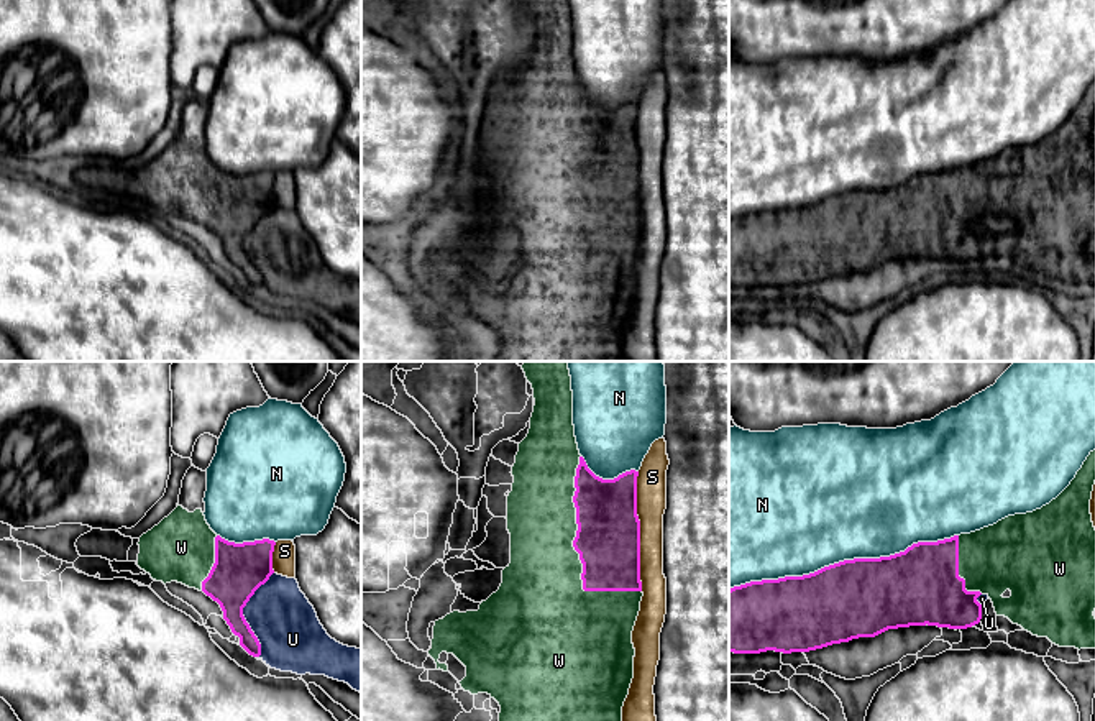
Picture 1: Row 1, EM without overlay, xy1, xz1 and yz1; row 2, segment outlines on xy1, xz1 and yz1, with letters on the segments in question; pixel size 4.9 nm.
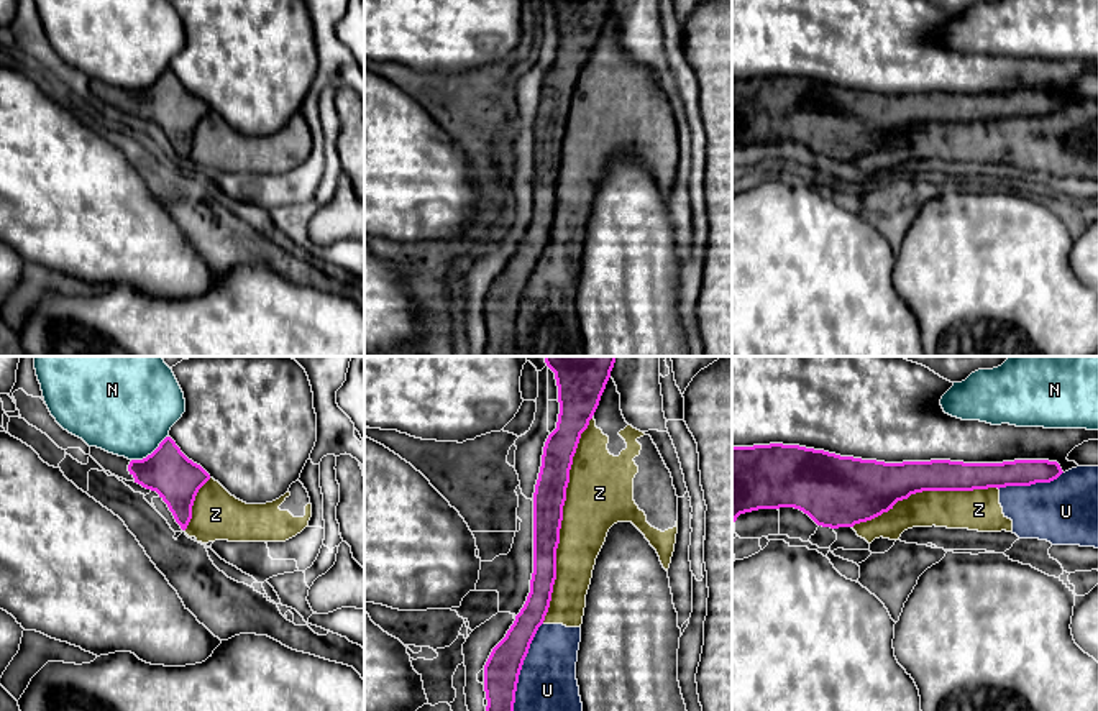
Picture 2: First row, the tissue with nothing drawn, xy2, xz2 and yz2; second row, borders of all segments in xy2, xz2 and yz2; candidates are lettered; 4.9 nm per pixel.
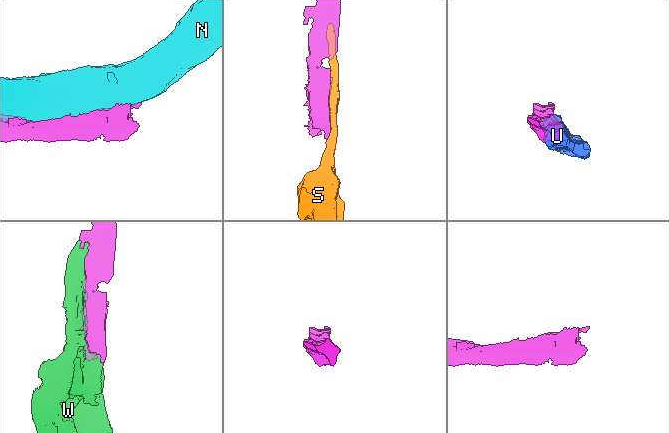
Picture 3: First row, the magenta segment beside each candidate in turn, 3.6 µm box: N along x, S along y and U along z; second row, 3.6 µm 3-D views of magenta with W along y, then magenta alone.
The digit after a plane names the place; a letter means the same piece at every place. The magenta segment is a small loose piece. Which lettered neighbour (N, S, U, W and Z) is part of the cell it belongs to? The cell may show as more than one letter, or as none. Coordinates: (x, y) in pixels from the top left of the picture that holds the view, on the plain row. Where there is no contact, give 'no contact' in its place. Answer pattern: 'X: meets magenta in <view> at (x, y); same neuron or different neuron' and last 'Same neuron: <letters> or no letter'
N: meets magenta in yz1 at (844, 192); different neuron
S: meets magenta in xz1 at (639, 163); different neuron
U: meets magenta in xz2 at (519, 306); different neuron
W: meets magenta in xz1 at (575, 181); same neuron
Z: meets magenta in xz2 at (562, 151); different neuron
Same neuron: W

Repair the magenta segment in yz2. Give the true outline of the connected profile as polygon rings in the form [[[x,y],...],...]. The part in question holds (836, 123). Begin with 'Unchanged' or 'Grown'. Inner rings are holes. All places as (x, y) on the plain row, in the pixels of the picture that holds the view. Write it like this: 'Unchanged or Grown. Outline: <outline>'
Unchanged. Outline: [[[799,77],[732,79],[732,153],[758,141],[794,140],[822,159],[853,159],[916,125],[1031,118],[1062,105],[1049,92],[885,95]]]

